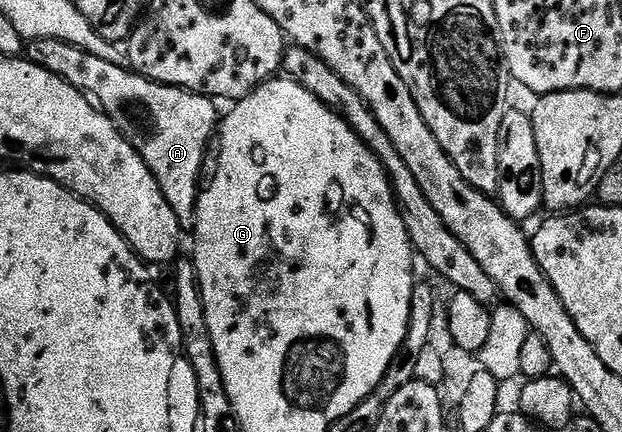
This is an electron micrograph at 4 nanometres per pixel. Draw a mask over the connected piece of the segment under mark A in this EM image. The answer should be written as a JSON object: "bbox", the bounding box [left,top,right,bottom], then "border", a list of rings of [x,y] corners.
{"bbox":[24,37,219,223],"border":[[[48,37],[35,39],[24,46],[24,56],[31,63],[59,75],[67,83],[88,95],[99,106],[101,112],[107,114],[115,123],[115,127],[135,147],[135,151],[147,163],[147,167],[155,175],[167,203],[171,203],[171,211],[183,223],[189,223],[197,216],[197,199],[201,181],[201,168],[205,165],[205,152],[209,149],[209,140],[214,140],[215,130],[219,125],[219,113],[210,98],[189,89],[176,89],[173,85],[164,85],[134,73],[132,68],[115,67],[115,63],[107,63],[107,59],[99,59],[99,55],[91,55],[91,51],[75,47],[63,39]]]}

